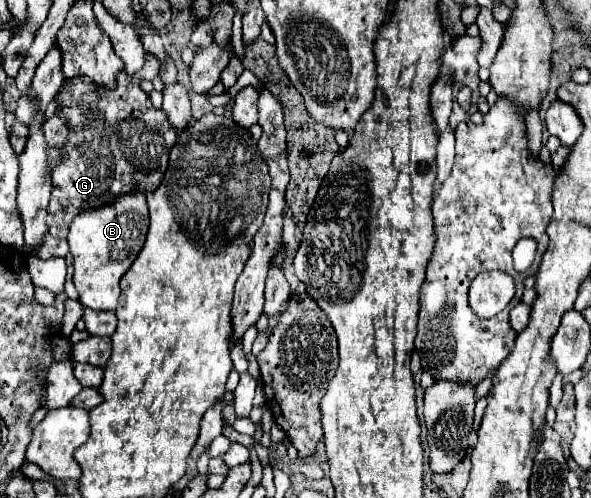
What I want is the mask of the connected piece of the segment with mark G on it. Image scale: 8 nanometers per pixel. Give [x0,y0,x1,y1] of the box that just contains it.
[47,53,177,239]

